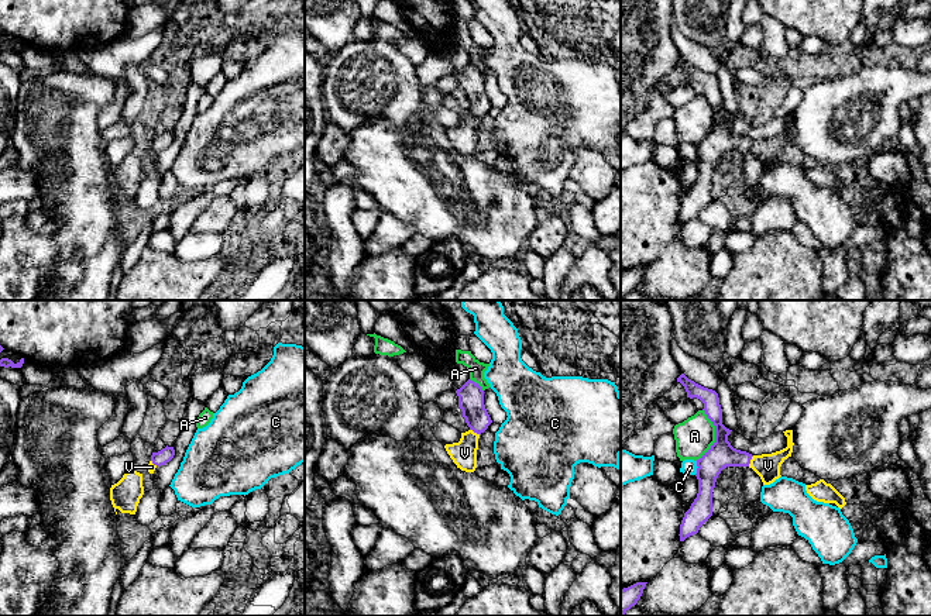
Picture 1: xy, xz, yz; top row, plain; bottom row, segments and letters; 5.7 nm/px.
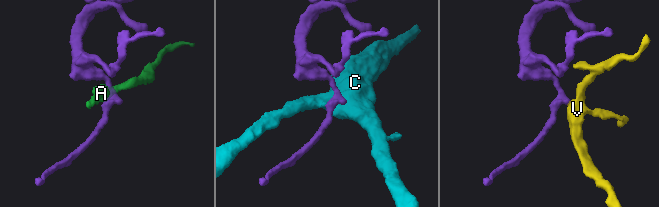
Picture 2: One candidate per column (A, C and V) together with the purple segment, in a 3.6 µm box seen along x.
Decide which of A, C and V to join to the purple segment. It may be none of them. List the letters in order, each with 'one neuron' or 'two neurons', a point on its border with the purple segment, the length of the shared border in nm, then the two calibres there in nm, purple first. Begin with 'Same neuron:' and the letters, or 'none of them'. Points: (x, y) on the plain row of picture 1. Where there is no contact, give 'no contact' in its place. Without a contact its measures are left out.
Same neuron: V
A: two neurons | yz (715, 120) | 300 nm | 150/220 nm
C: two neurons | yz (697, 152) | 80 nm | 150/80 nm
V: one neuron | yz (749, 145) | 70 nm | 150/140 nm

